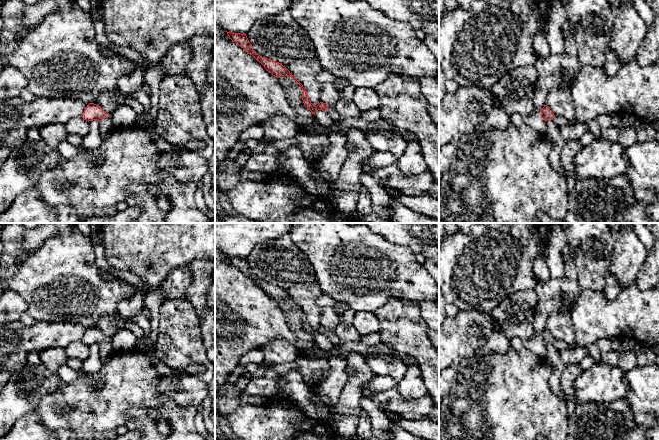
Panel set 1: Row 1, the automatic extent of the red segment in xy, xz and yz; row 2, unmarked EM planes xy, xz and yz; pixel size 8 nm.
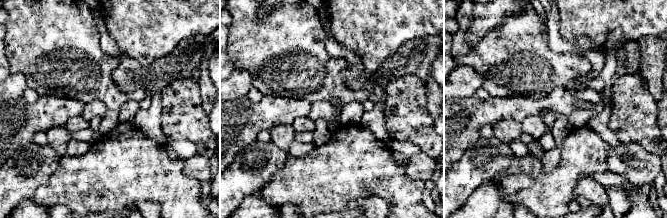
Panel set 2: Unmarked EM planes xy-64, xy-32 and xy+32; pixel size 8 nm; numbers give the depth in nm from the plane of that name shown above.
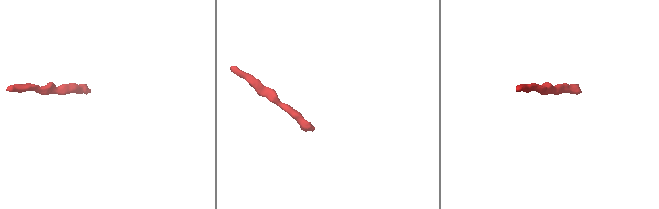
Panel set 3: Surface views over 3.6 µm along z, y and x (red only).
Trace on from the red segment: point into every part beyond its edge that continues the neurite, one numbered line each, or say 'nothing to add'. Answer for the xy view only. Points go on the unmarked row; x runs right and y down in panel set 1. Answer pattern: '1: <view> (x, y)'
1: xy (106, 350)

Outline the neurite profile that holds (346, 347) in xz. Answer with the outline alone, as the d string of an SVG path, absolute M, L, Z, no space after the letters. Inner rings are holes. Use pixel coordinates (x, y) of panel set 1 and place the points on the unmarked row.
M342 341L342 343L338 346L333 345L333 348L337 351L337 353L343 357L348 355L351 352L357 352L364 356L372 356L375 354L386 354L390 356L395 356L403 361L404 364L404 356L399 354L398 352L394 351L388 345L379 342L374 346L368 346L361 341Z

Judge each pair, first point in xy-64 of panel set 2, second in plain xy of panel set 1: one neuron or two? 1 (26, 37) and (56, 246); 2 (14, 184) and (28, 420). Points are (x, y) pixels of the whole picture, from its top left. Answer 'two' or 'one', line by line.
1: one
2: two

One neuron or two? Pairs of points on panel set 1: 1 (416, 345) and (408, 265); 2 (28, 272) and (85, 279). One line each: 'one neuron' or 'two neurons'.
1: two neurons
2: one neuron

